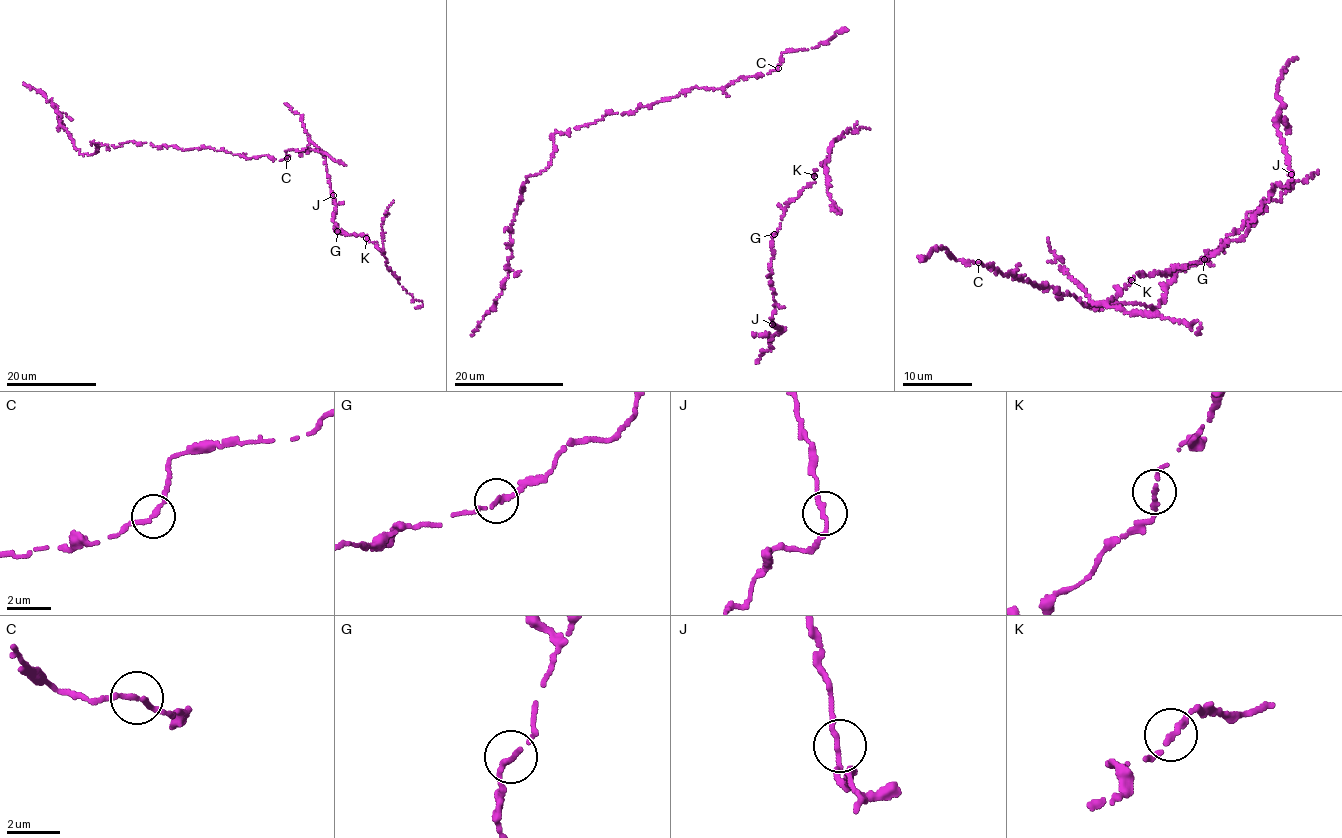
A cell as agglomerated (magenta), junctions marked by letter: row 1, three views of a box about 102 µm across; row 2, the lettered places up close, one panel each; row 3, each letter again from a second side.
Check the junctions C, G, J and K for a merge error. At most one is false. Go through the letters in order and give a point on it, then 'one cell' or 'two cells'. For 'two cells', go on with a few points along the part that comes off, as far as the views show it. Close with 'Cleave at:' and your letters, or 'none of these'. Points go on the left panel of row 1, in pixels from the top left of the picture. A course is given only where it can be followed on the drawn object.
C: at (287, 158); one cell
G: at (337, 231); one cell
J: at (333, 195); one cell
K: at (366, 238); one cell
Cleave at: none of these

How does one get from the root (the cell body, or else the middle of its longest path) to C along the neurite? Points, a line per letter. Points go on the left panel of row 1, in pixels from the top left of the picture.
C: (240, 155), (248, 159), (262, 155), (279, 160), (286, 158)

